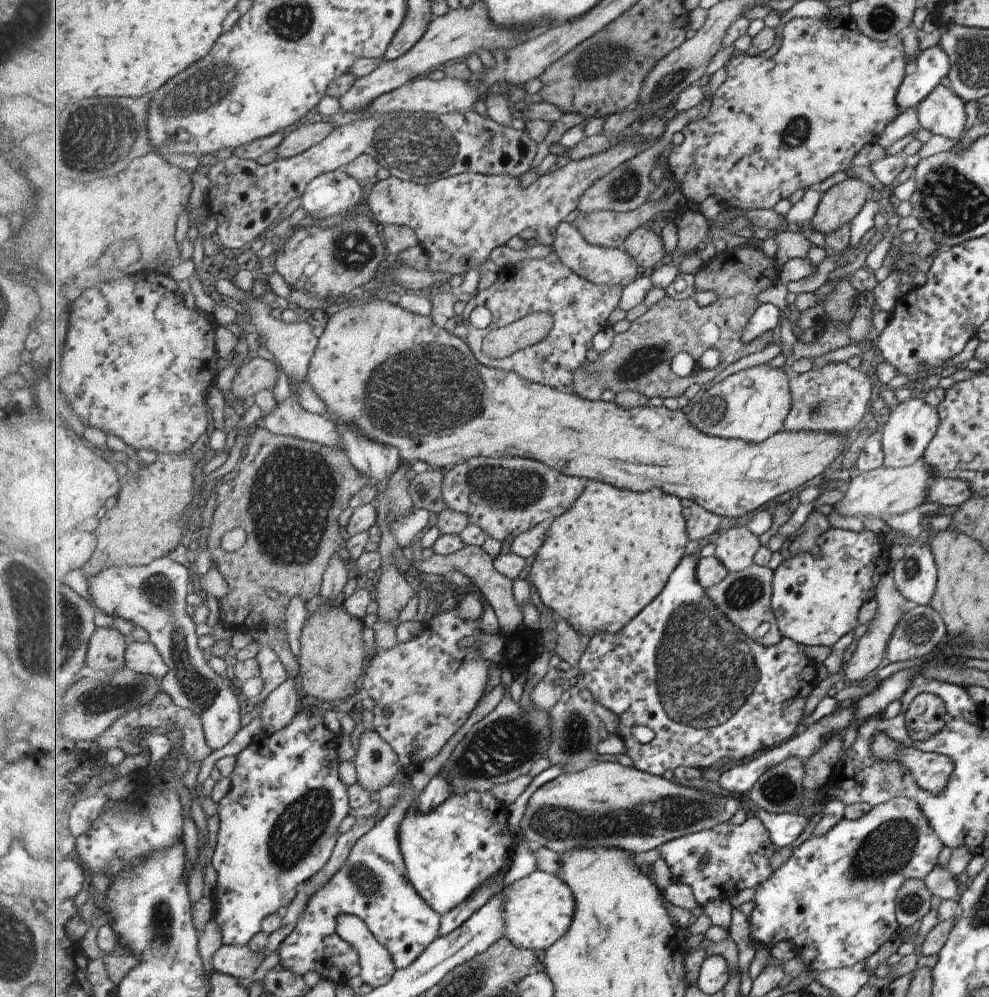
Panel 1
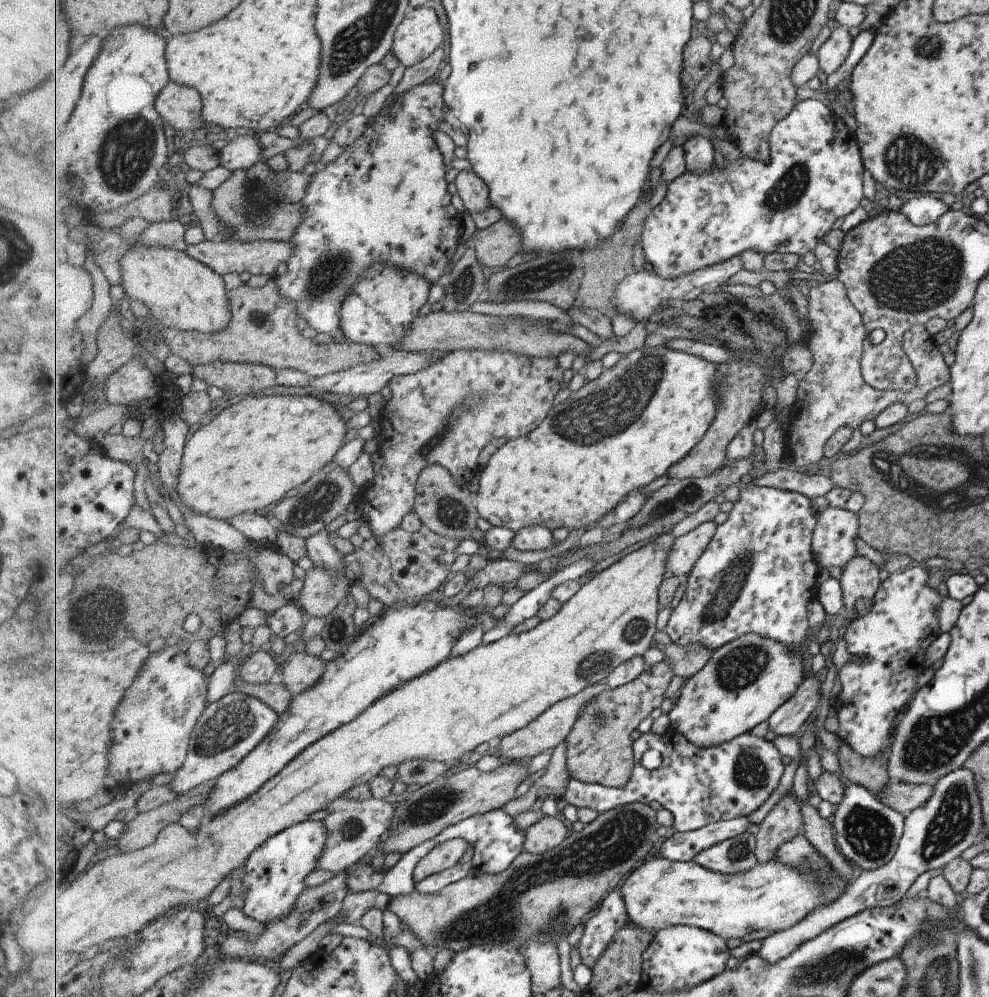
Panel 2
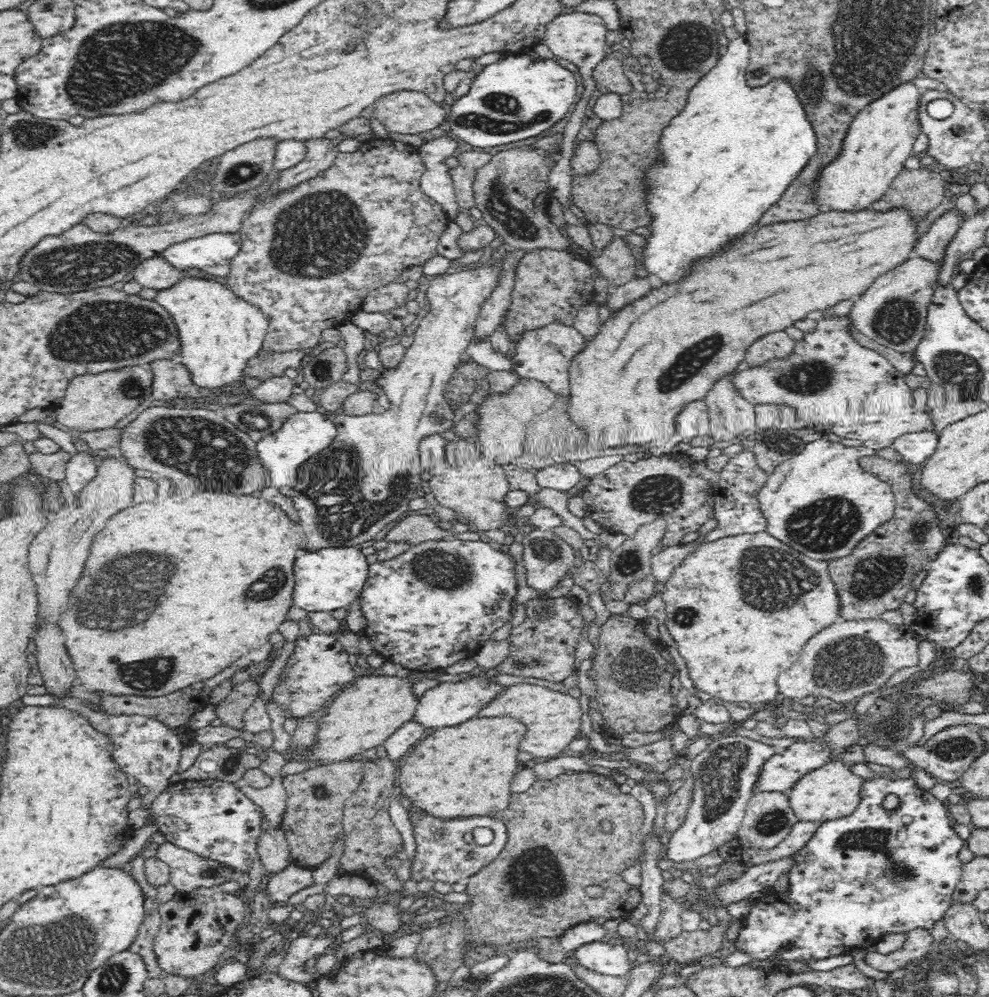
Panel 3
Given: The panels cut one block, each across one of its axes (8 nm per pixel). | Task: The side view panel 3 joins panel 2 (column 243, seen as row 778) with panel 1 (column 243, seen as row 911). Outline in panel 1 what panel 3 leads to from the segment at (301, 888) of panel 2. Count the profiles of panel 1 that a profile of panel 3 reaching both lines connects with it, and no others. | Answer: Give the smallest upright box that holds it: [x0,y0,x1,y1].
[212,706,352,946]

